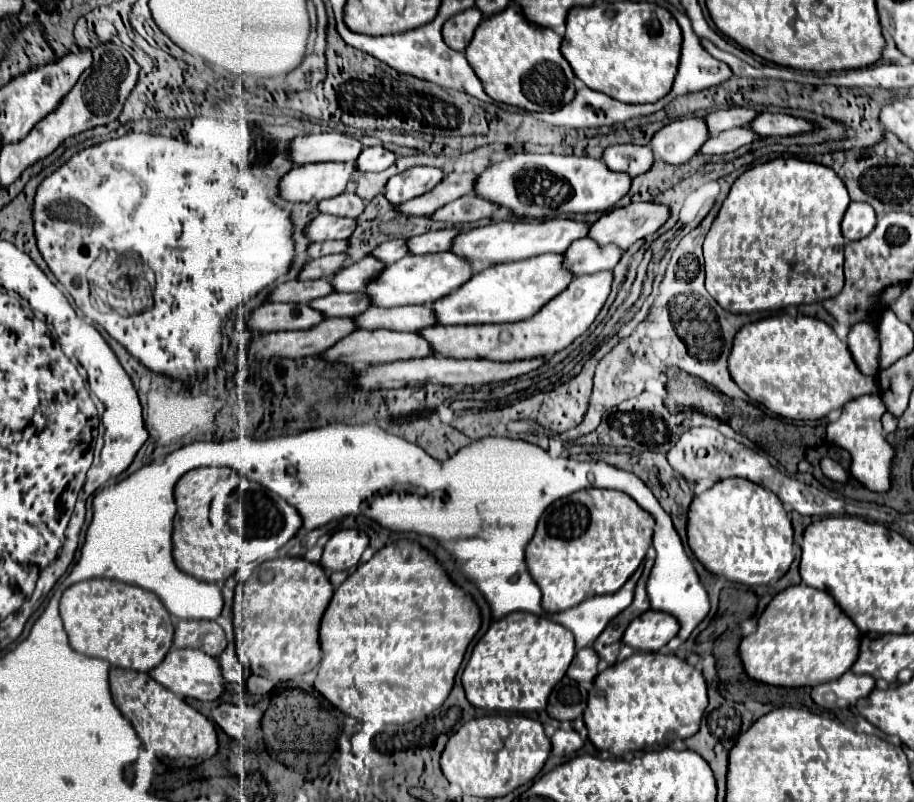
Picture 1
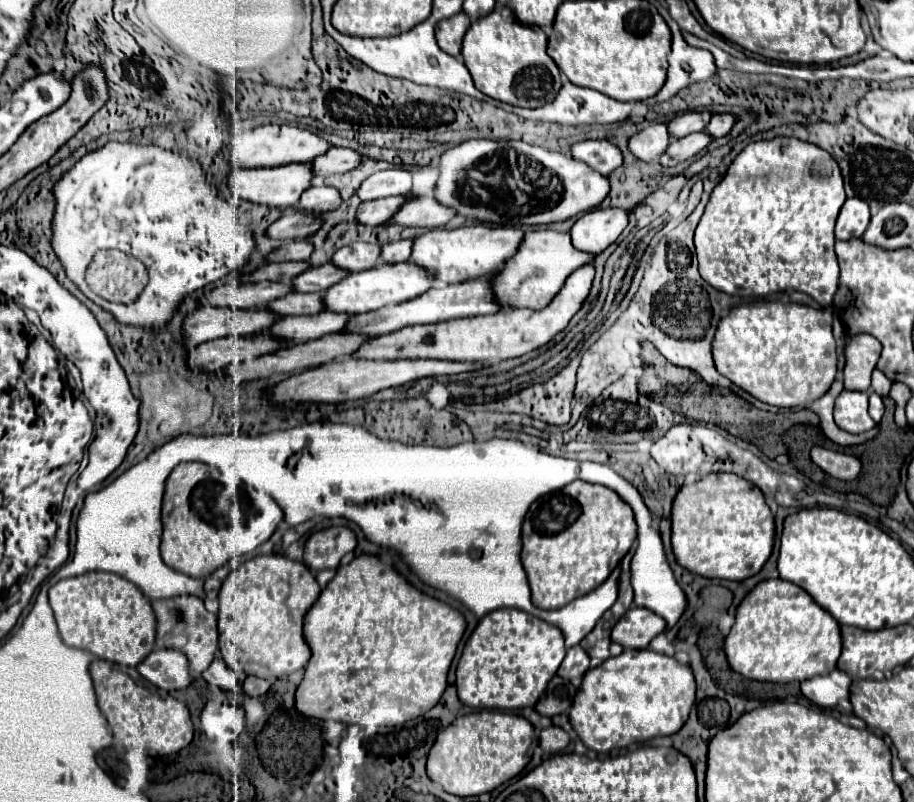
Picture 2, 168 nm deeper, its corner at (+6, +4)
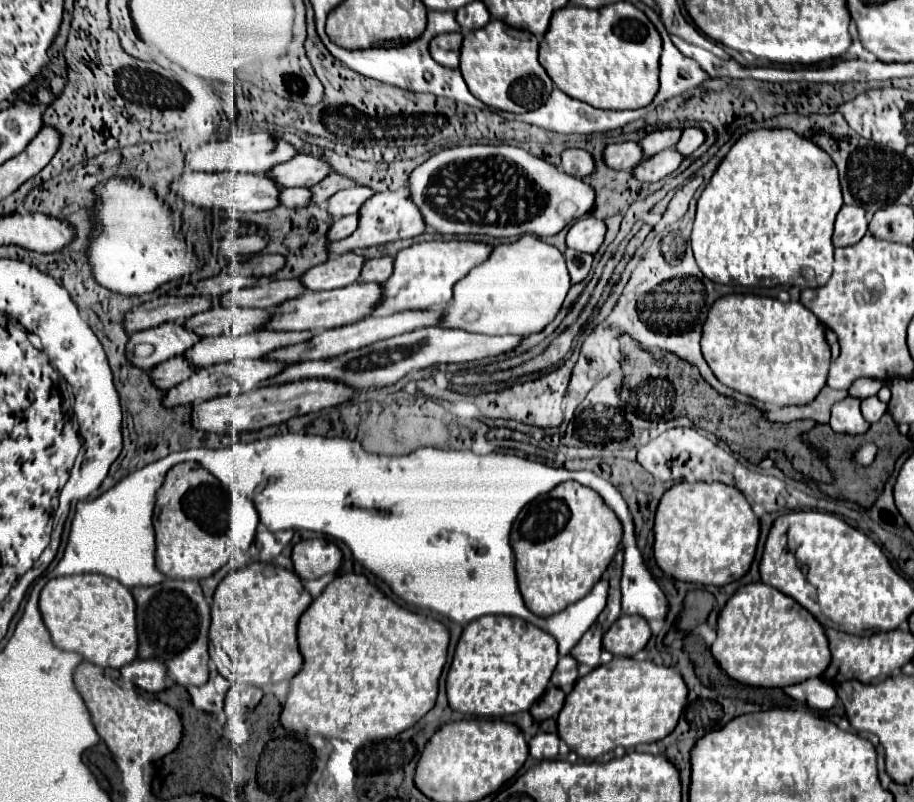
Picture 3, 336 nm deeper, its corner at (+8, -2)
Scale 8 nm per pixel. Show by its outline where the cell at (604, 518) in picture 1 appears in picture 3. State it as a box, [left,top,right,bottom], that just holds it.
[511,481,623,617]

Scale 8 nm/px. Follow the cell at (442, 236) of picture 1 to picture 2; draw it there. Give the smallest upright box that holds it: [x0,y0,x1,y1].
[381,241,411,263]

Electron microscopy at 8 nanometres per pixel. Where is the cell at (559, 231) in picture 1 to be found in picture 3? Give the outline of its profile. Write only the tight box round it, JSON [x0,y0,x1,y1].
[375,241,493,315]

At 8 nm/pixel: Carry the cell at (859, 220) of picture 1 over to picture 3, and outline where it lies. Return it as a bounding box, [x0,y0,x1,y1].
[833,205,867,247]

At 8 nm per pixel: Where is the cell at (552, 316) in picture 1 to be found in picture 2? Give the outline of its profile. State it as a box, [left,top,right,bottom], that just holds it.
[351,263,595,363]

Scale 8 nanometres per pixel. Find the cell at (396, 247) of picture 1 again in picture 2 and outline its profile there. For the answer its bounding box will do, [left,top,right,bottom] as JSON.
[331,243,381,273]

